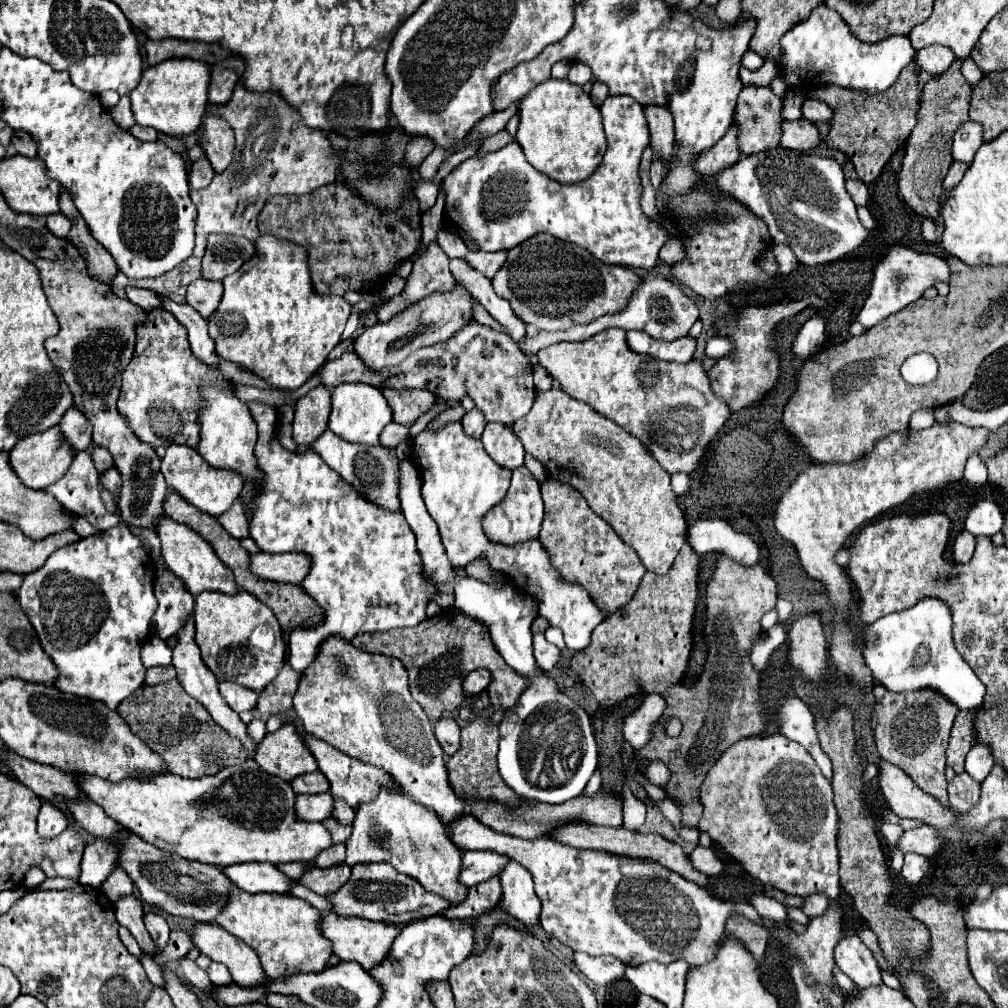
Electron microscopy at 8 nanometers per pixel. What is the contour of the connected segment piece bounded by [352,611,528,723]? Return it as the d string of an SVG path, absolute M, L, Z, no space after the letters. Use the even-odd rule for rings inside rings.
M446 611L432 619L422 621L412 629L392 629L384 633L364 633L352 639L356 649L380 655L392 655L400 659L408 671L412 697L422 705L428 719L436 723L440 717L450 717L462 705L462 677L474 669L488 669L492 673L490 695L502 697L502 701L492 701L494 705L512 707L520 693L528 687L528 679L520 677L512 667L508 667L500 653L494 649L488 629L478 621L460 617L456 611Z

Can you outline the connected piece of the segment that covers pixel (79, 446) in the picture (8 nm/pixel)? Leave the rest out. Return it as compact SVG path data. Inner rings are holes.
M76 407L68 409L60 421L60 431L72 451L84 451L92 443L92 429L88 427L88 419Z

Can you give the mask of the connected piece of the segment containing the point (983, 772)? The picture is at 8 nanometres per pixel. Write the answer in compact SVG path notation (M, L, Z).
M974 743L974 747L966 755L966 773L976 783L982 783L988 777L988 773L992 771L992 767L994 767L994 757L992 757L990 747Z

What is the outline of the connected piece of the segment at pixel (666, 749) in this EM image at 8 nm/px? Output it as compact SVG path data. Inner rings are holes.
M718 555L716 569L706 581L704 641L708 645L708 657L704 671L692 687L672 685L662 693L668 705L668 709L664 709L664 717L678 717L682 721L682 731L678 737L656 735L648 749L634 749L634 765L638 771L652 761L664 761L670 769L670 783L662 789L666 797L680 803L684 827L696 827L702 817L698 793L710 767L730 745L744 737L758 735L766 727L766 707L760 699L760 677L754 671L748 653L752 641L762 631L760 617L770 611L774 603L776 583L760 565L744 567Z

